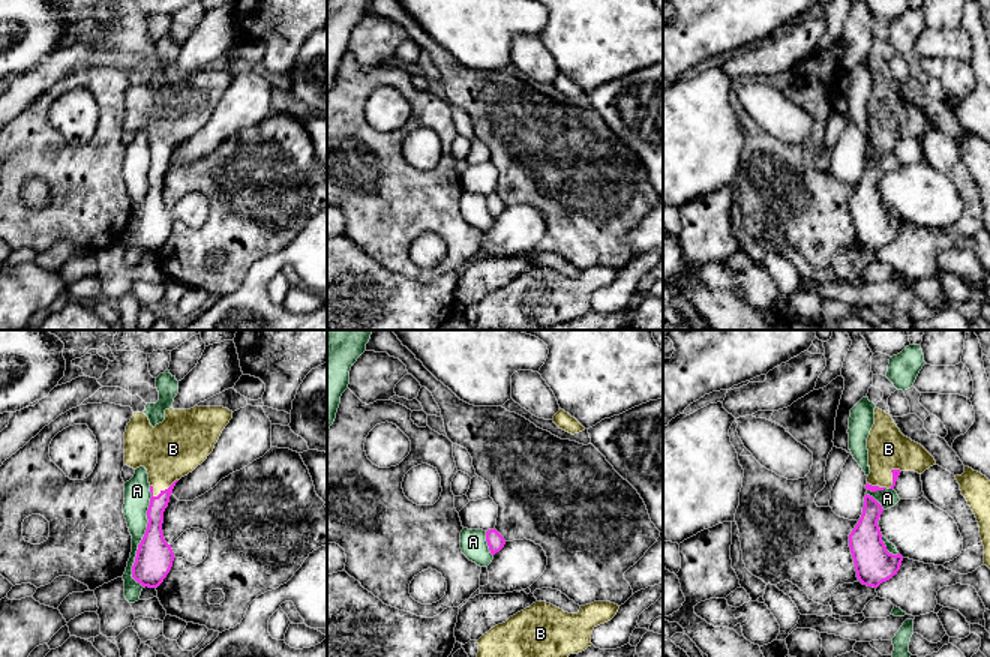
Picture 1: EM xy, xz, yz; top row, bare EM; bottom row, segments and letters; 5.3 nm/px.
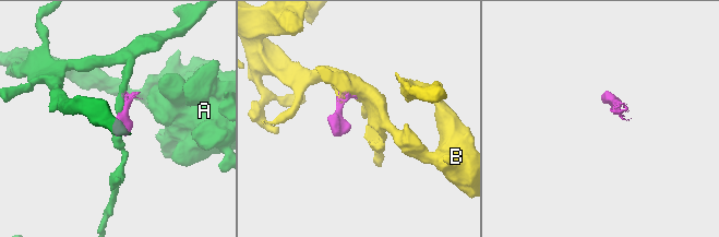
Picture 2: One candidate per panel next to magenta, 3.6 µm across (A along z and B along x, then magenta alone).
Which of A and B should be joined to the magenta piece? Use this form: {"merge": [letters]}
{"merge": ["B"]}

